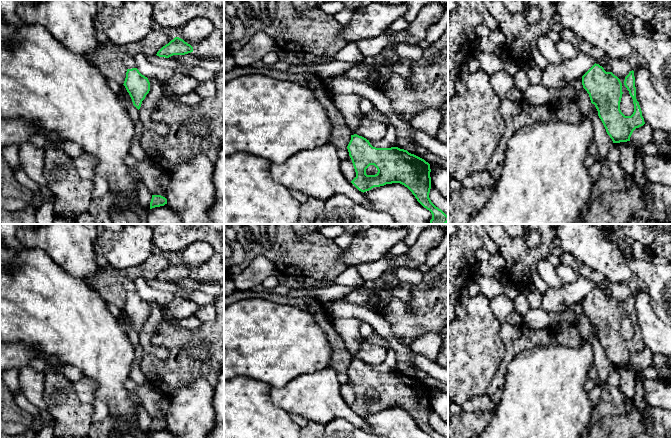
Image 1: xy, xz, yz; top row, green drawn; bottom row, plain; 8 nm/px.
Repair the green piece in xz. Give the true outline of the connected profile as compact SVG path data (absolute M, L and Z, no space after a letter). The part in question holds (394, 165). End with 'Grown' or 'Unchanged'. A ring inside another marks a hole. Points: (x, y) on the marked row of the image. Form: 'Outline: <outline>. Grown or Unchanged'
Outline: M351 135L347 146L356 177L351 183L361 192L386 184L400 183L407 187L417 201L432 214L430 224L446 224L448 216L429 198L431 189L430 164L424 159L398 147L376 148L369 140ZM374 165L378 172L367 175L366 169Z. Unchanged

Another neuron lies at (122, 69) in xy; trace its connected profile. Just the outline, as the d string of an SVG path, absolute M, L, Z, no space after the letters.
M113 42L106 45L99 43L92 53L92 64L107 78L118 82L121 86L126 78L127 68L123 63L125 52Z

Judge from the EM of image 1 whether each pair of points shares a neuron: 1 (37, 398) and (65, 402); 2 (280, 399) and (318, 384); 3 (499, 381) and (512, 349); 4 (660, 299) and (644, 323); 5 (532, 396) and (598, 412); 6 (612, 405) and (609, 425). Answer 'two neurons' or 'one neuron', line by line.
1: two neurons
2: one neuron
3: one neuron
4: two neurons
5: two neurons
6: two neurons

